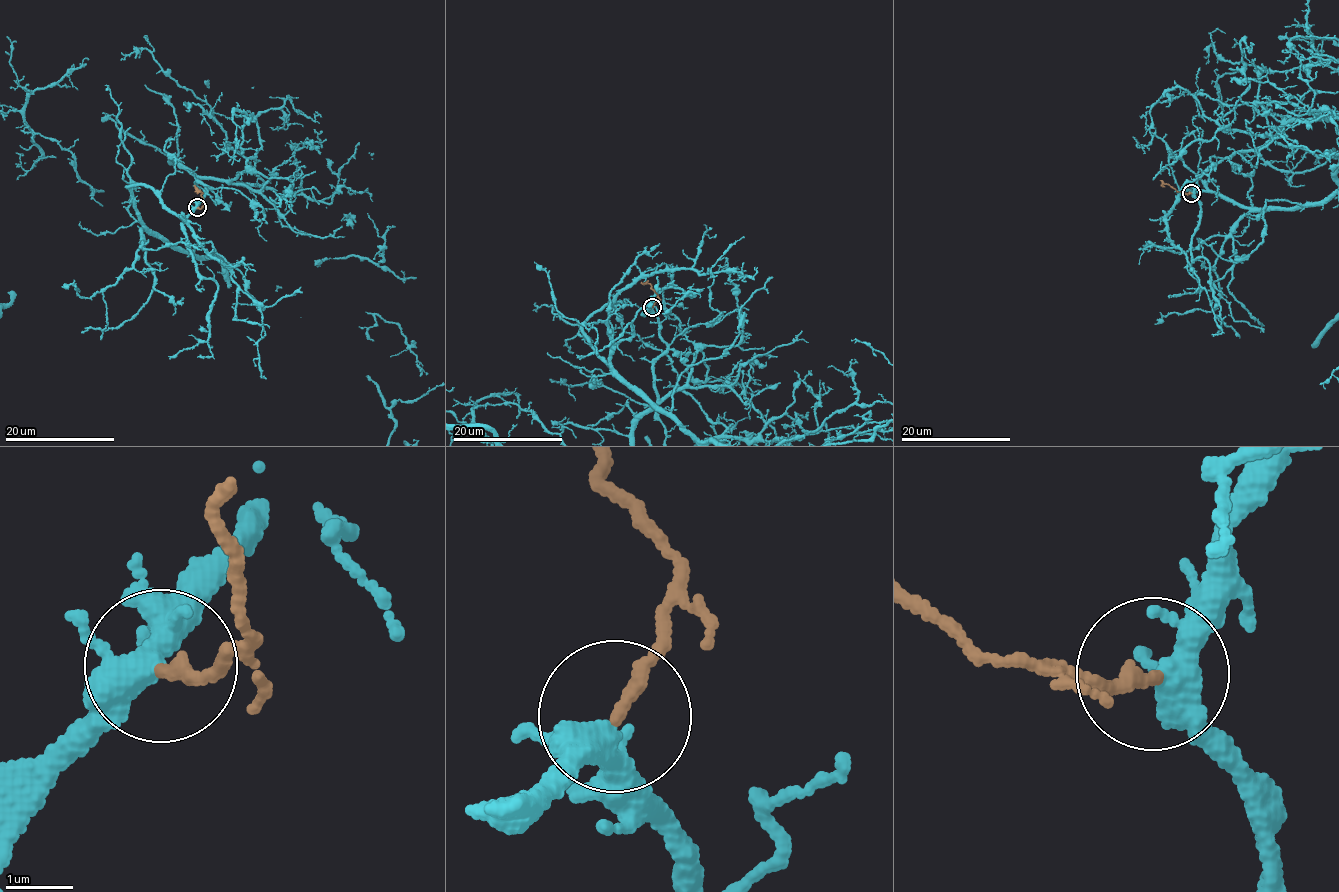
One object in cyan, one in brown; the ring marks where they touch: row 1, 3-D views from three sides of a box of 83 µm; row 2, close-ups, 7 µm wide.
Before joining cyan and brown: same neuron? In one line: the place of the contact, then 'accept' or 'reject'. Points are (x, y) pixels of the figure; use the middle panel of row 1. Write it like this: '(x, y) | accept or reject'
(652, 307) | accept

